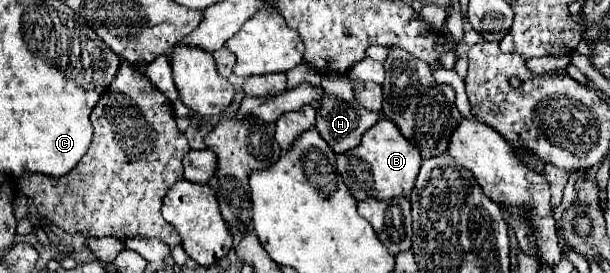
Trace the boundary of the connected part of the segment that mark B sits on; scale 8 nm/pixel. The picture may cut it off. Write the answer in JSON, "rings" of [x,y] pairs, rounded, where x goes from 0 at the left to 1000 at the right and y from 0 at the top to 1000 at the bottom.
{"rings":[[[621,436],[615,465],[608,465],[585,546],[572,560],[559,560],[552,575],[552,619],[585,736],[615,722],[615,729],[644,729],[644,722],[667,722],[680,678],[684,634],[690,612],[687,546],[674,531],[651,473],[648,451],[634,436]]]}

